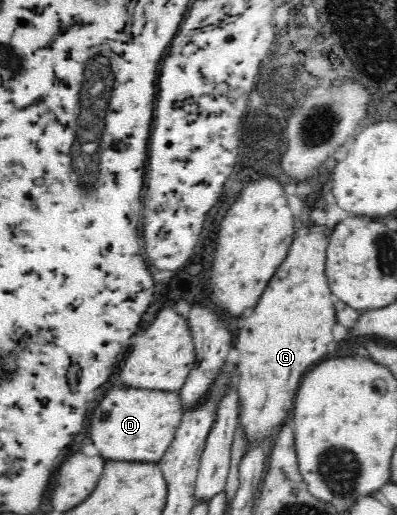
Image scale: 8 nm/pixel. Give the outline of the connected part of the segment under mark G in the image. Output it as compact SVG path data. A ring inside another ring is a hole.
M313 224L308 229L298 227L288 255L264 288L253 313L244 321L234 345L239 350L236 363L239 373L238 393L240 398L240 425L248 436L248 444L255 444L259 438L267 438L277 431L286 420L302 378L313 364L321 362L329 346L333 346L333 326L338 323L335 296L328 285L326 270L326 250L328 240L323 229Z

